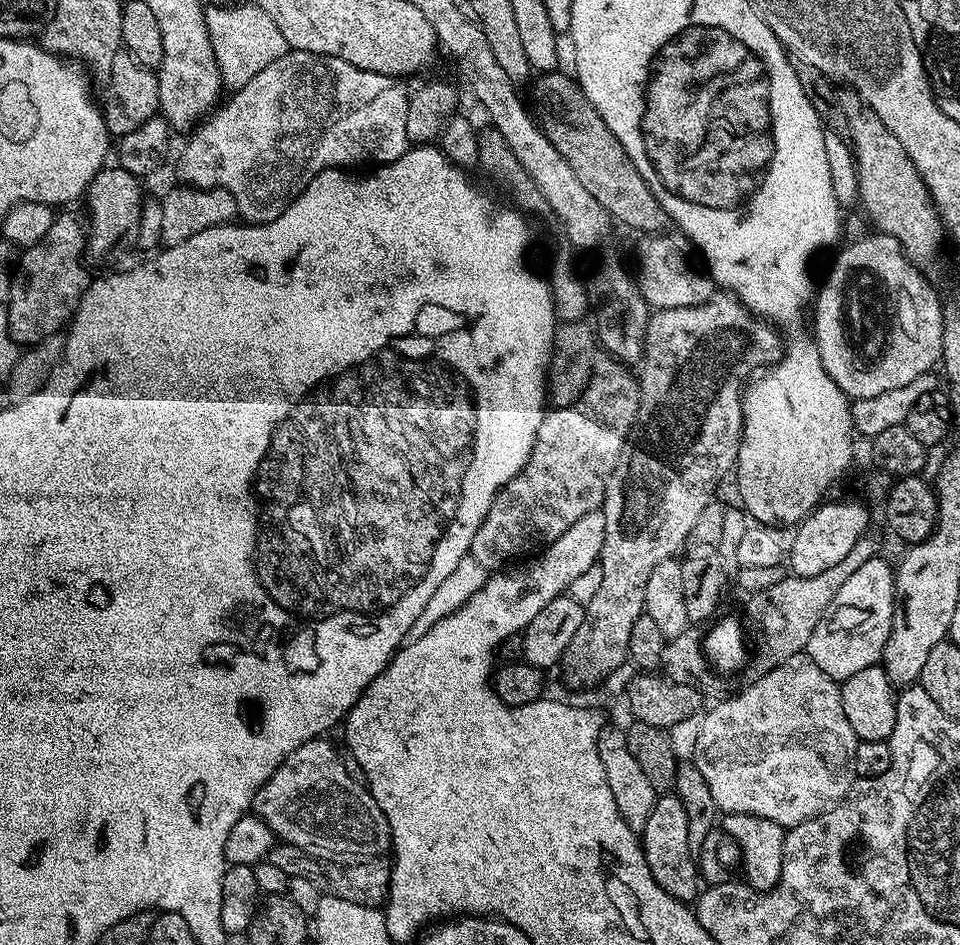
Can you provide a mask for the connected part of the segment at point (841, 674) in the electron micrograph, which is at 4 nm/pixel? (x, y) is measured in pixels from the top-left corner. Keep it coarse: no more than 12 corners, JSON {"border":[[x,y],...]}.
{"border":[[866,562],[834,594],[806,655],[843,682],[880,664],[893,565]]}

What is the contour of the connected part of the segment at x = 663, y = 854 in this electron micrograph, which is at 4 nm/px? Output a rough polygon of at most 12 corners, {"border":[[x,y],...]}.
{"border":[[659,797],[642,833],[646,866],[674,898],[702,891],[686,806]]}

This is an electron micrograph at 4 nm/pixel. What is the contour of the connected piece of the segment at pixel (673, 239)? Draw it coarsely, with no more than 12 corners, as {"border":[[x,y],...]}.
{"border":[[676,230],[636,252],[649,309],[698,306],[718,285]]}

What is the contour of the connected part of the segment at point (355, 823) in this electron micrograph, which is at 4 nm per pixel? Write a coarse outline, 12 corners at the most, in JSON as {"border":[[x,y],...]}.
{"border":[[328,738],[298,746],[251,811],[317,856],[387,853],[378,802],[336,768]]}

